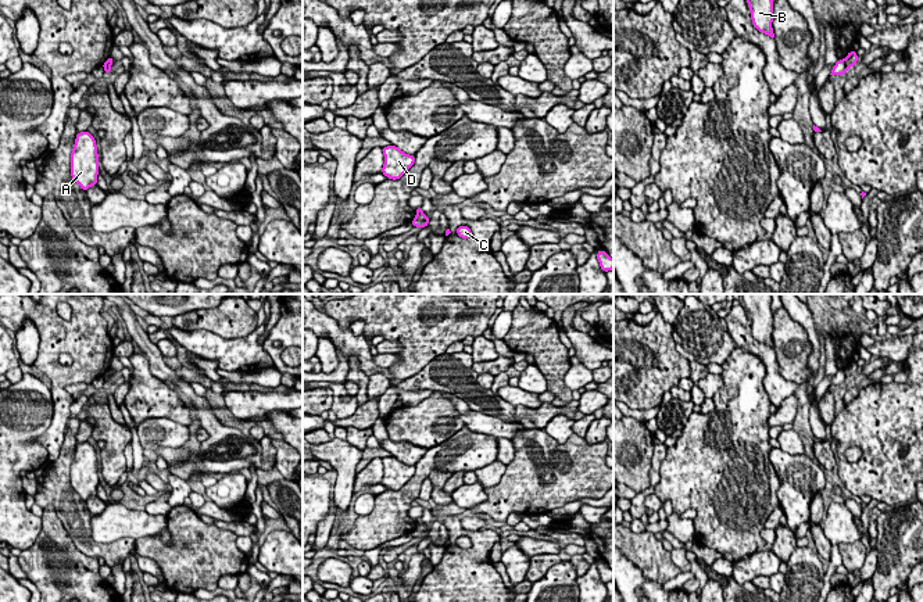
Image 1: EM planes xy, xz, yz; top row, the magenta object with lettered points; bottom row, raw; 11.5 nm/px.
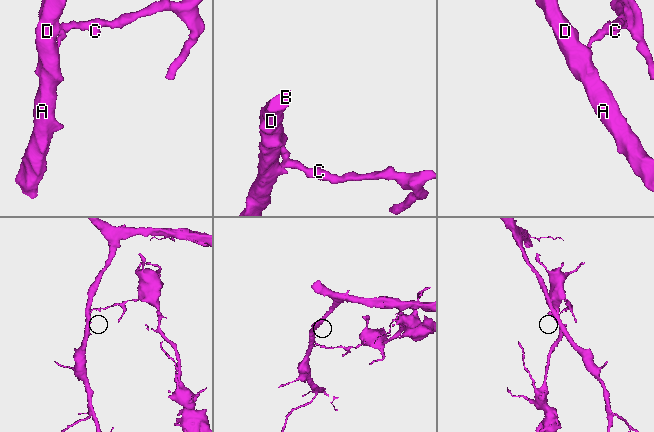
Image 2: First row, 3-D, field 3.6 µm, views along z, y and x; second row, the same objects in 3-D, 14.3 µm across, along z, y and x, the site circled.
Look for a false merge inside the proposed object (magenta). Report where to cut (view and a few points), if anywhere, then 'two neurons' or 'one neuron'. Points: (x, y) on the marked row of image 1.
cut in yz along (843, 60), (848, 67); two neurons

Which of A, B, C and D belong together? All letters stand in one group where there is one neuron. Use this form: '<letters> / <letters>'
A B D / C

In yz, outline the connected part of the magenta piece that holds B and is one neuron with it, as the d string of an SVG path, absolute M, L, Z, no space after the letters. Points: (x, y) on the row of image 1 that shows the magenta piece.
M747 0L751 10L752 25L762 33L766 33L772 39L774 37L773 22L773 6L772 0Z

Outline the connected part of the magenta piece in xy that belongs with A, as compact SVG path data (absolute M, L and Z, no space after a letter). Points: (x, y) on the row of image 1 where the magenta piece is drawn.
M87 130L76 133L75 146L71 153L71 176L85 191L90 186L97 184L97 161L99 154L93 135Z

